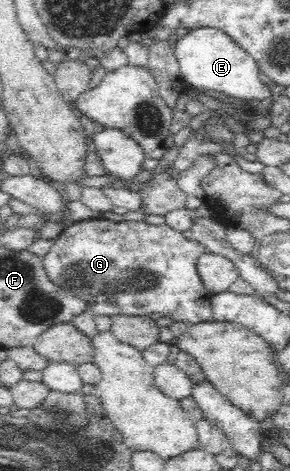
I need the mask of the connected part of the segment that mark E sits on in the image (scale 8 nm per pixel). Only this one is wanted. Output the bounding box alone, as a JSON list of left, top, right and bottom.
[173,27,272,101]

